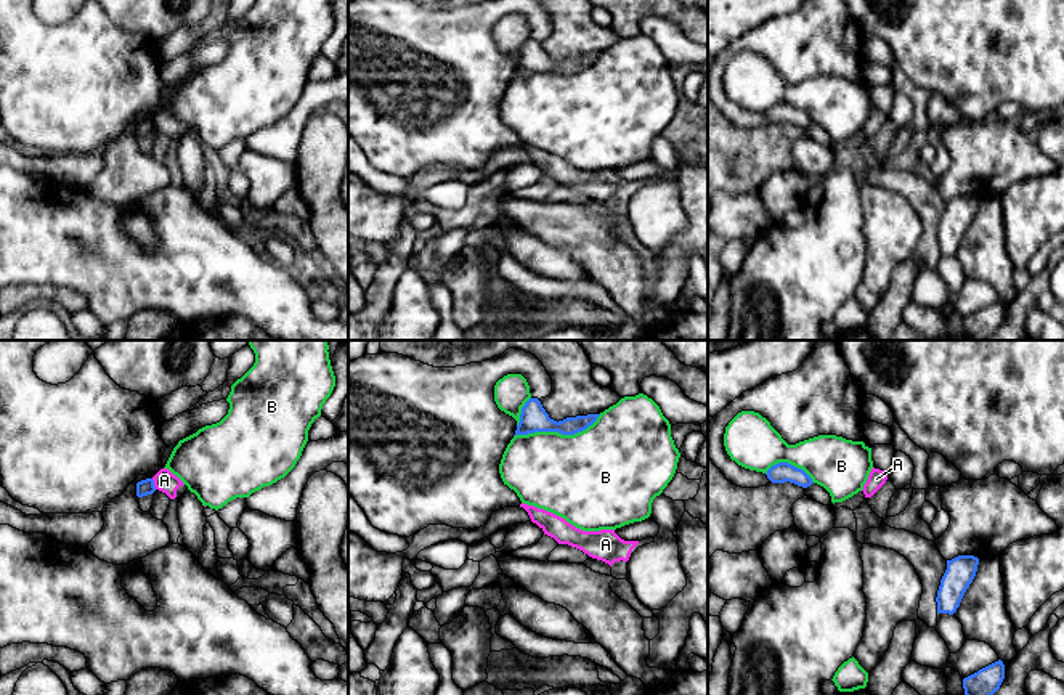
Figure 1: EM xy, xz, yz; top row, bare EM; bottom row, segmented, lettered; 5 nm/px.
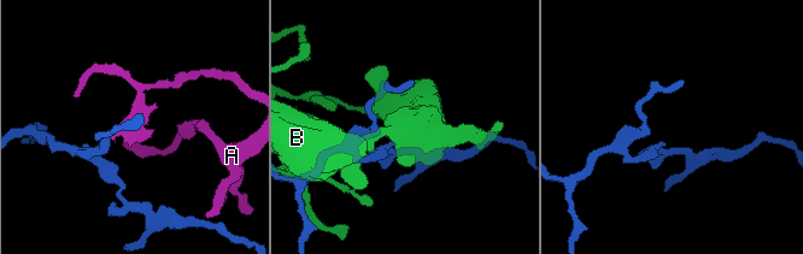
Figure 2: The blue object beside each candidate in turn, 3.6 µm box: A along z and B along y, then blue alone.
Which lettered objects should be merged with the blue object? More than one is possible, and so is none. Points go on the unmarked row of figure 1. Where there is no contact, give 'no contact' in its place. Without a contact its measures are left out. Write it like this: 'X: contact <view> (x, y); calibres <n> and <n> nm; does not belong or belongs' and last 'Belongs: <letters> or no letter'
A: contact xy (153, 124); calibres 80 and 110 nm; does not belong
B: contact xz (557, 71); calibres 140 and 420 nm; does not belong
Belongs: no letter

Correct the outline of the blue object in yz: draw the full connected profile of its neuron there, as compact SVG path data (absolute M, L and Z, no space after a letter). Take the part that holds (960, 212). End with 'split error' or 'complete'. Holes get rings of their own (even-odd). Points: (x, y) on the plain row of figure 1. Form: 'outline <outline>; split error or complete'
outline M958 196L947 201L947 210L937 231L937 254L953 255L973 223L977 212L979 199L974 196Z; complete

